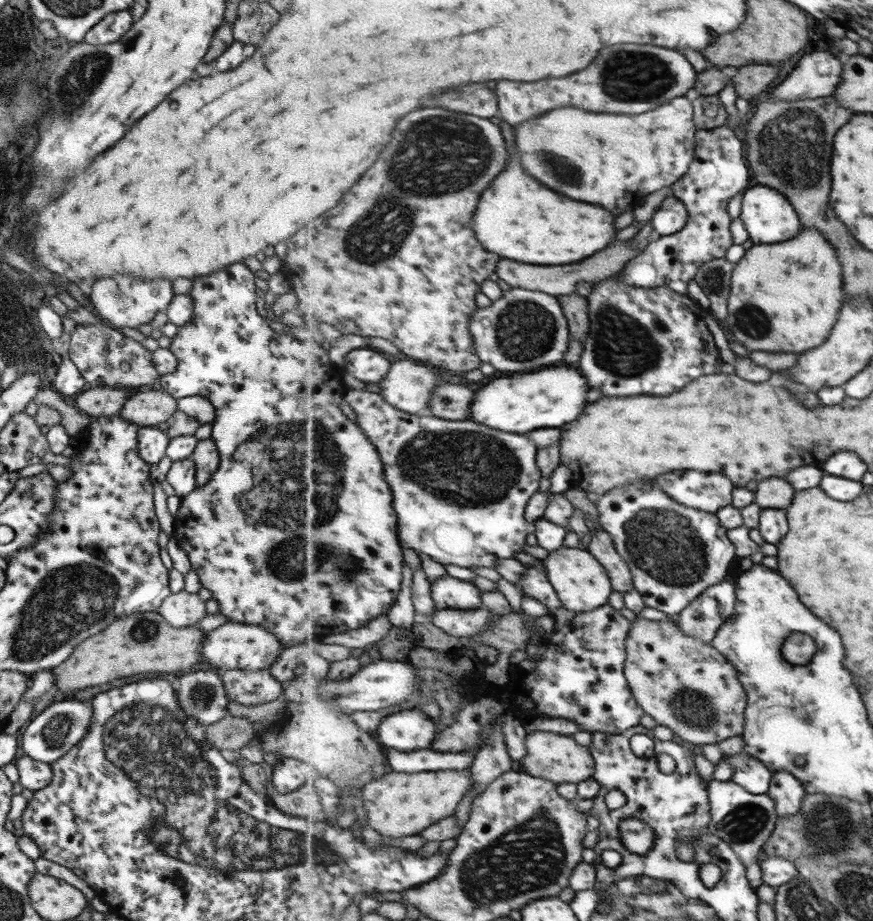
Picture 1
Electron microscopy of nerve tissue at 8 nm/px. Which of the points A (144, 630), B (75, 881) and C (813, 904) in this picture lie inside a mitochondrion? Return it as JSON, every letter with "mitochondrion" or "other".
{"A":"mitochondrion","B":"other","C":"mitochondrion"}

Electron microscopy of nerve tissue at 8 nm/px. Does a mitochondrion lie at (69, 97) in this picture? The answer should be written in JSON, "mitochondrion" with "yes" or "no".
{"mitochondrion":"yes"}

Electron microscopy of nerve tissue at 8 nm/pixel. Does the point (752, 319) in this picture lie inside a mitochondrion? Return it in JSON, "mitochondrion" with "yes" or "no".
{"mitochondrion":"yes"}

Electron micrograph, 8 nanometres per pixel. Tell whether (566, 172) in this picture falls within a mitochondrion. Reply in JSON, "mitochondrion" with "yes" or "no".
{"mitochondrion":"yes"}

